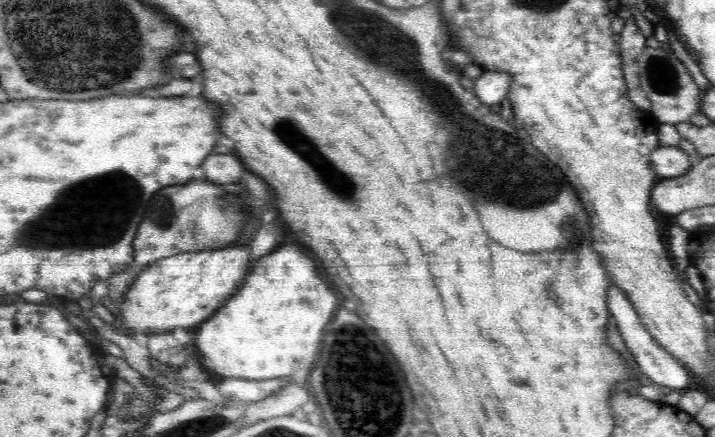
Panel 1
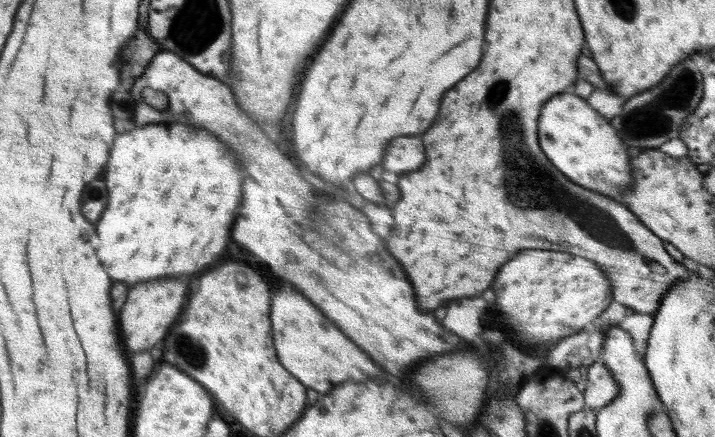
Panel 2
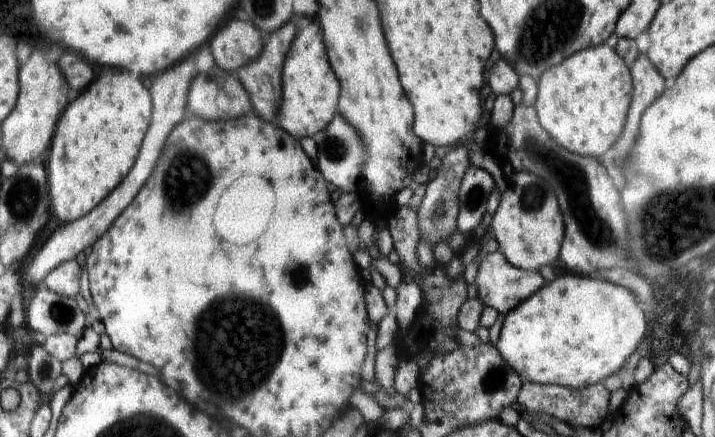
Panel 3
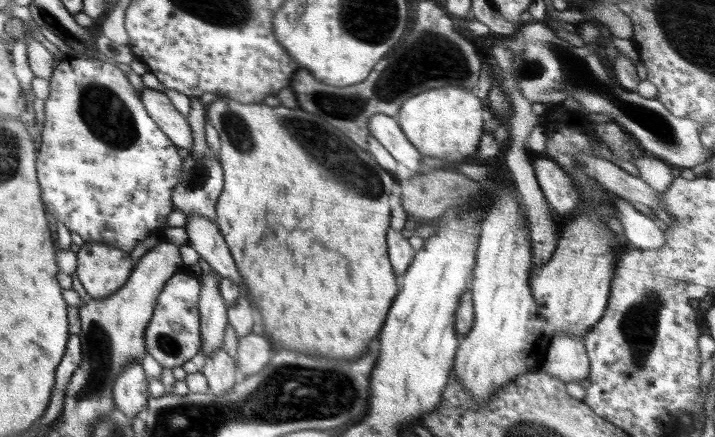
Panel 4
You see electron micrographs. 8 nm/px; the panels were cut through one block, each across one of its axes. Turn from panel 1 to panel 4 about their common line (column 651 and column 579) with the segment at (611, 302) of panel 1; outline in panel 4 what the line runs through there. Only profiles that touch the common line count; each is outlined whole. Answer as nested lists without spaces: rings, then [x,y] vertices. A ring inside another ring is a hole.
[[[566,332],[554,335],[539,369],[567,384],[588,378],[590,364],[583,336]]]

